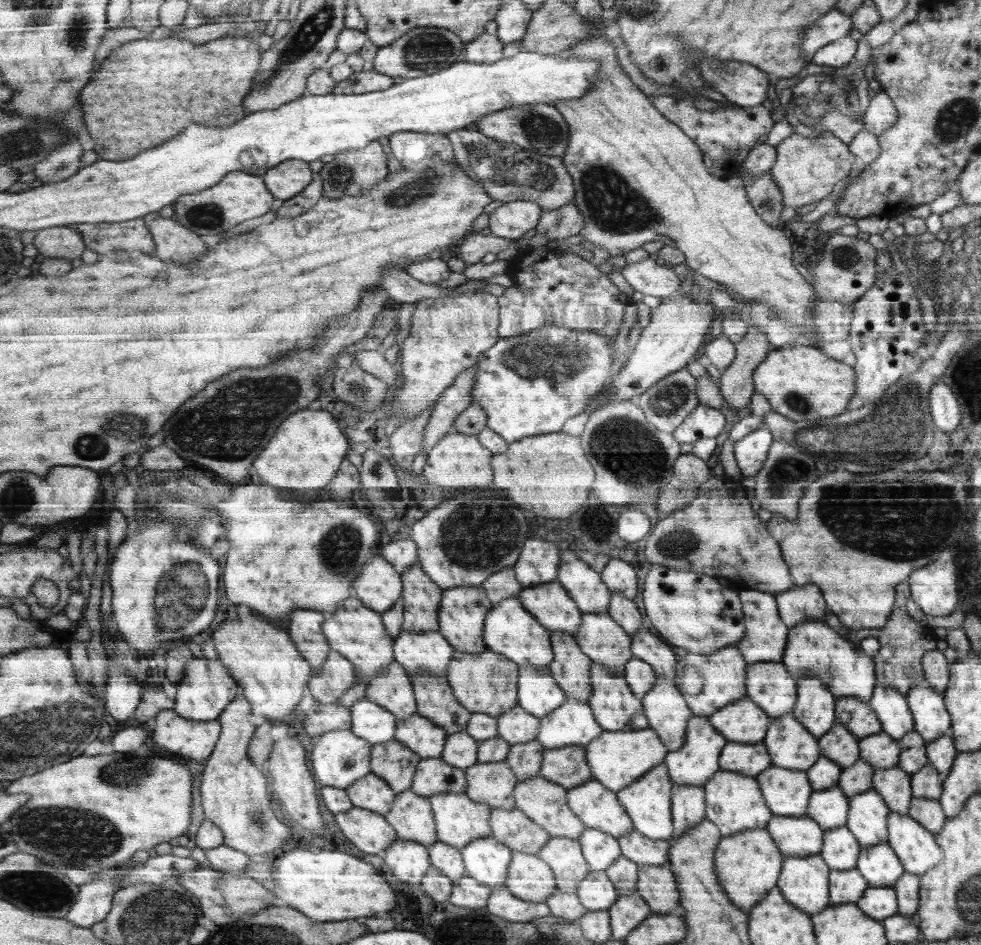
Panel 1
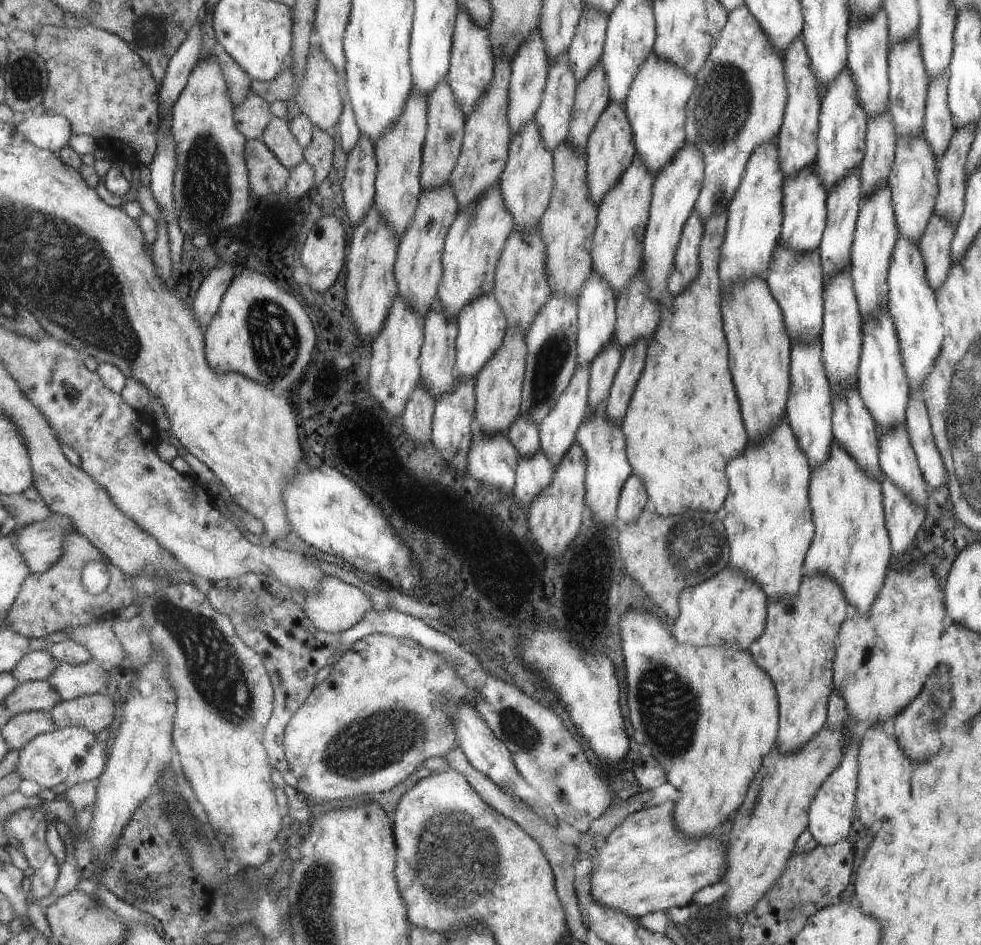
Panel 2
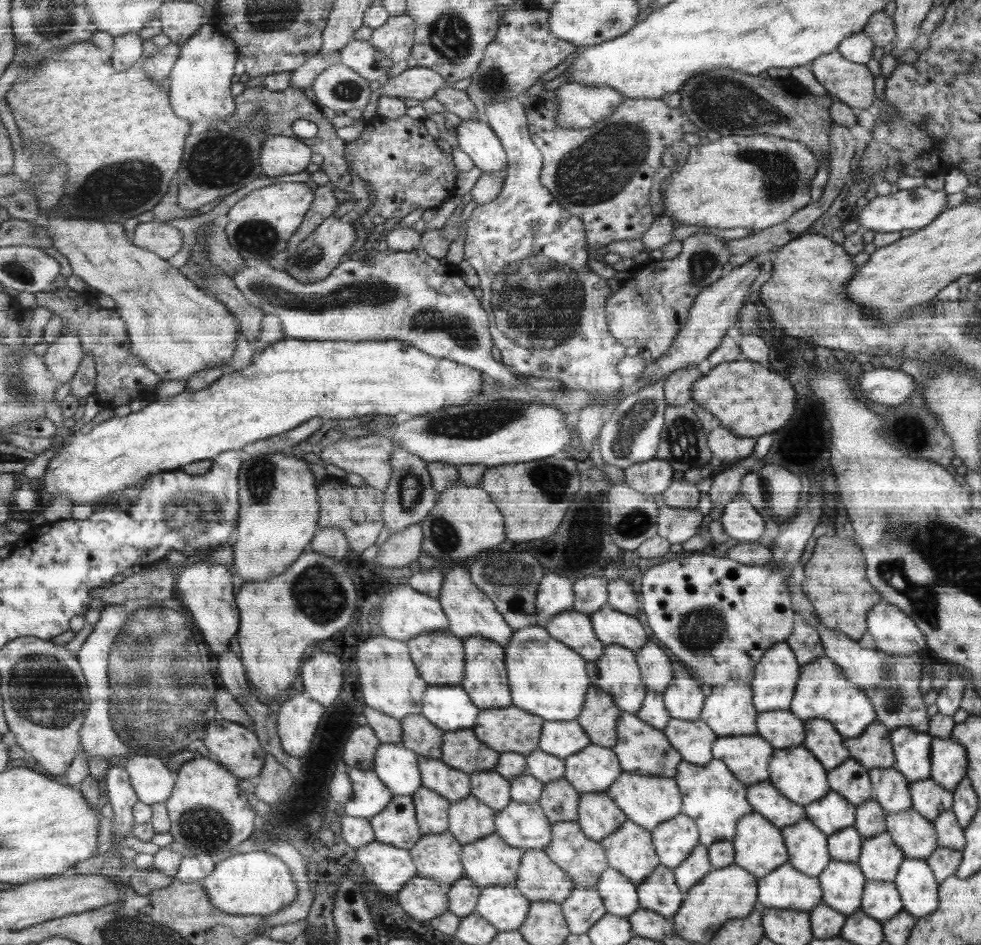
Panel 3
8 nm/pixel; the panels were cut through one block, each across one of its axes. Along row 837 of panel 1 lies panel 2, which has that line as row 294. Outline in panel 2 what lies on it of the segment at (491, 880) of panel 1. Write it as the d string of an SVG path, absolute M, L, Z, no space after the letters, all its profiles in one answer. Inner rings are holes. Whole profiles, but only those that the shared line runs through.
M493 291L490 294L474 298L472 302L468 302L467 306L464 306L463 310L458 312L459 336L456 337L456 380L460 378L470 380L470 378L478 377L480 370L483 370L487 364L488 358L492 358L503 344L507 332L507 319L494 293Z

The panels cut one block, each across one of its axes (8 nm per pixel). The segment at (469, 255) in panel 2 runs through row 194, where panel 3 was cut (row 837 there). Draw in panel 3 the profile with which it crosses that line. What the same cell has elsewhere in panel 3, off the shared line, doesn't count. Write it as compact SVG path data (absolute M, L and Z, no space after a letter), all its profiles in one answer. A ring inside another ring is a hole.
M495 832L463 845L465 876L480 888L510 884L519 874L524 850L513 847Z

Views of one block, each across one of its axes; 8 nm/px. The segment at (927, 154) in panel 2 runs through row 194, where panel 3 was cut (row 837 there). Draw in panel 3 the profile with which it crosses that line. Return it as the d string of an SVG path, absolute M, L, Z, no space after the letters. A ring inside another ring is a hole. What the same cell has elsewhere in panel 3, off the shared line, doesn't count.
M914 810L887 814L886 825L885 831L891 834L906 859L925 859L939 847L933 823Z

